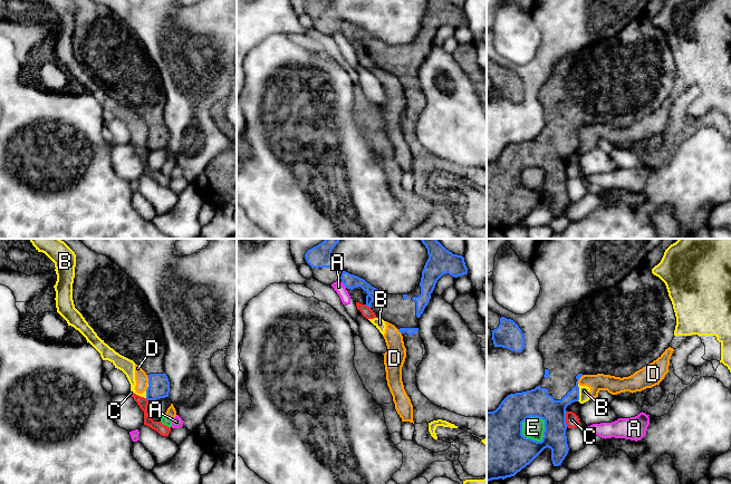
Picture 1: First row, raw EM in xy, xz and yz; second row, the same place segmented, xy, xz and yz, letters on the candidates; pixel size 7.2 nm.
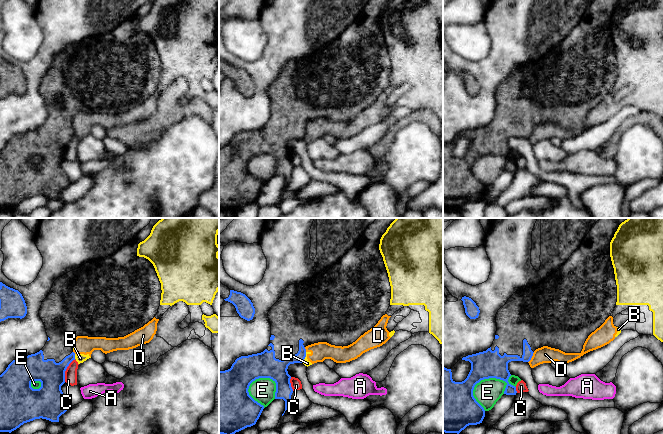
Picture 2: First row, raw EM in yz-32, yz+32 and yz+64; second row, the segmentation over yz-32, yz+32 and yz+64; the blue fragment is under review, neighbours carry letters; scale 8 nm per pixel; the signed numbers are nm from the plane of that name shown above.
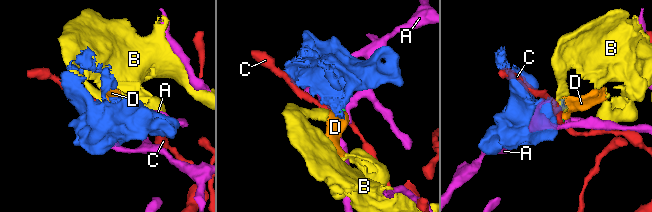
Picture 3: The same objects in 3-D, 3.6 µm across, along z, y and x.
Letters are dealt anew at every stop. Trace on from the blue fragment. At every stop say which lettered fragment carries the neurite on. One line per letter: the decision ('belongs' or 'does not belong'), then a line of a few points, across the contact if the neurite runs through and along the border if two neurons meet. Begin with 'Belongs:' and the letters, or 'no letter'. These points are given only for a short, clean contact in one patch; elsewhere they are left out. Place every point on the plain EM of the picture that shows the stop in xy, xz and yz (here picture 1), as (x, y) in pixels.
Belongs: no letter
A: does not belong
B: does not belong; line yz (577, 134), (578, 151)
C: does not belong
D: does not belong; line yz (584, 125), (577, 133)
E: does not belong

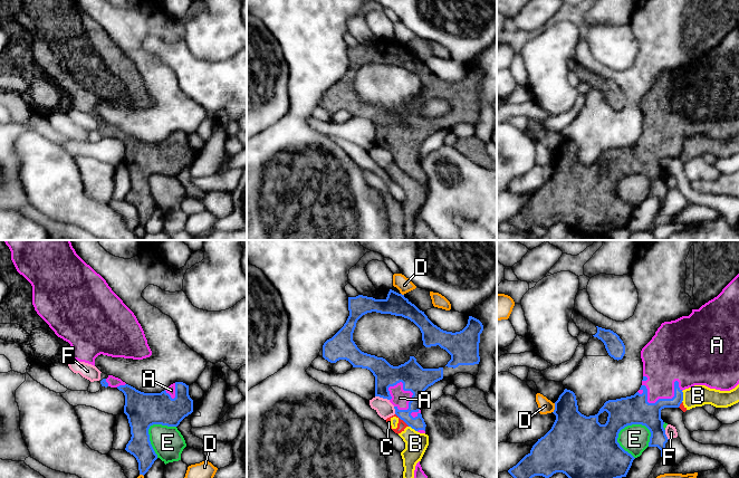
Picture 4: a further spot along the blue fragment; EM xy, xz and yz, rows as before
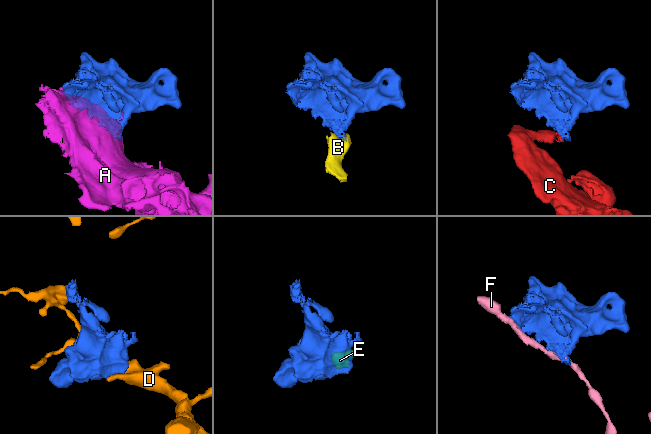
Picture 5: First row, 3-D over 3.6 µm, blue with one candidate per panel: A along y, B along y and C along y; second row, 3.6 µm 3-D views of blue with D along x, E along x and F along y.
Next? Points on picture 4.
Belongs: A
A: belongs
B: does not belong; line yz (681, 141), (682, 151)
C: does not belong; line xz (395, 163), (409, 175)
D: does not belong
E: does not belong
F: does not belong

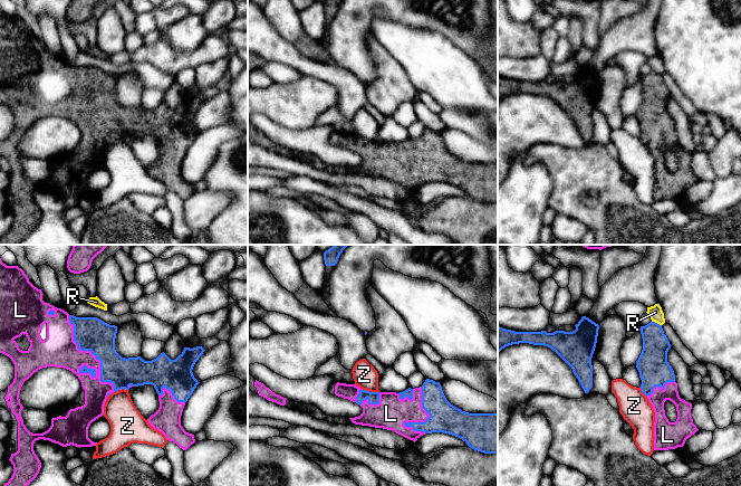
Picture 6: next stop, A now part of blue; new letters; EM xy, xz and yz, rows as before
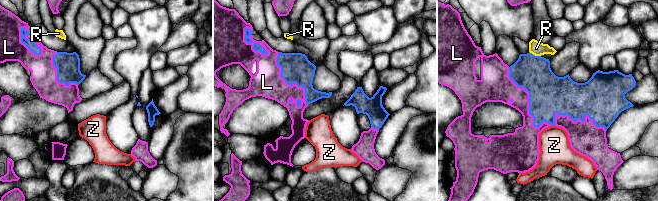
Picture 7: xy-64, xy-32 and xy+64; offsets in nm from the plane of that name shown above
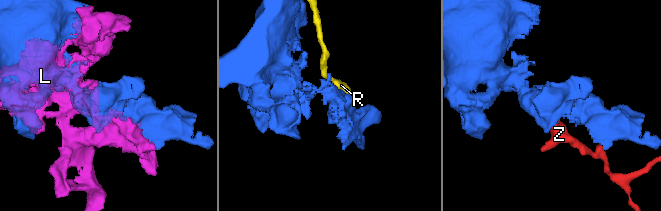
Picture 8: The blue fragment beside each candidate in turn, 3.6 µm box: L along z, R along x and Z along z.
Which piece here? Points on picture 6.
Belongs: L
L: belongs
R: does not belong; line yz (652, 70), (661, 75)
Z: does not belong; line xz (363, 139), (378, 142)

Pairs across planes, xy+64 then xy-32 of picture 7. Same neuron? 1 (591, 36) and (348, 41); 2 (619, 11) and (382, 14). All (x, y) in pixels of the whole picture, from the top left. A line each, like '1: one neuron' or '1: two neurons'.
1: one neuron
2: one neuron

